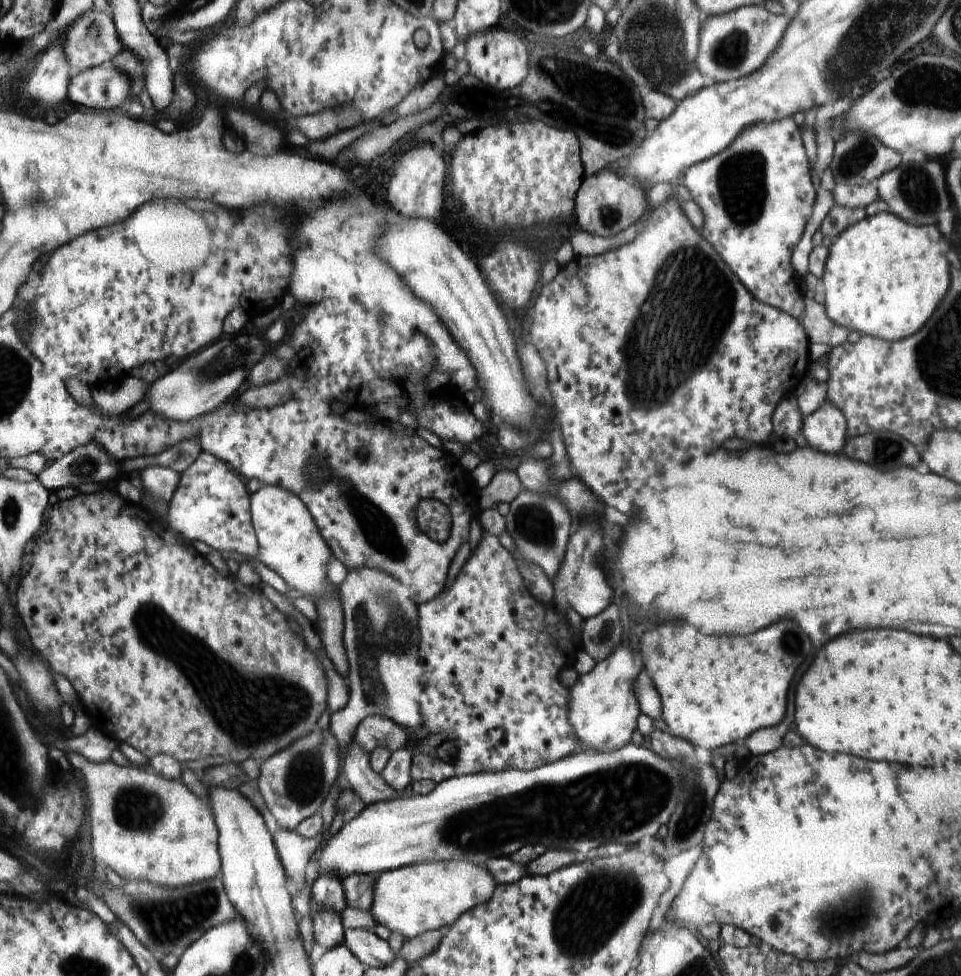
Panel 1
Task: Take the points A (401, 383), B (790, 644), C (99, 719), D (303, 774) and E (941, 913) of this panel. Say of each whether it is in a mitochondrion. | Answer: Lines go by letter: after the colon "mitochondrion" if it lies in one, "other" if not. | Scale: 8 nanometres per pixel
A: other
B: mitochondrion
C: other
D: mitochondrion
E: other

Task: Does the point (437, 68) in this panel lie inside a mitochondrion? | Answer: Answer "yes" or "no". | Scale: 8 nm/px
no

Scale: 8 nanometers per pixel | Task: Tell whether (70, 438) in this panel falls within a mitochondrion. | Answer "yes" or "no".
no

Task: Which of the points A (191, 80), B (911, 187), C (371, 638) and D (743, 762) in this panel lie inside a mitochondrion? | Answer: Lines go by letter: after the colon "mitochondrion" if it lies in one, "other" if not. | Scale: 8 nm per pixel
A: other
B: mitochondrion
C: mitochondrion
D: other

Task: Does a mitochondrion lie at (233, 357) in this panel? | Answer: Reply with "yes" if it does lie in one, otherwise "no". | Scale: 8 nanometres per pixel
yes

